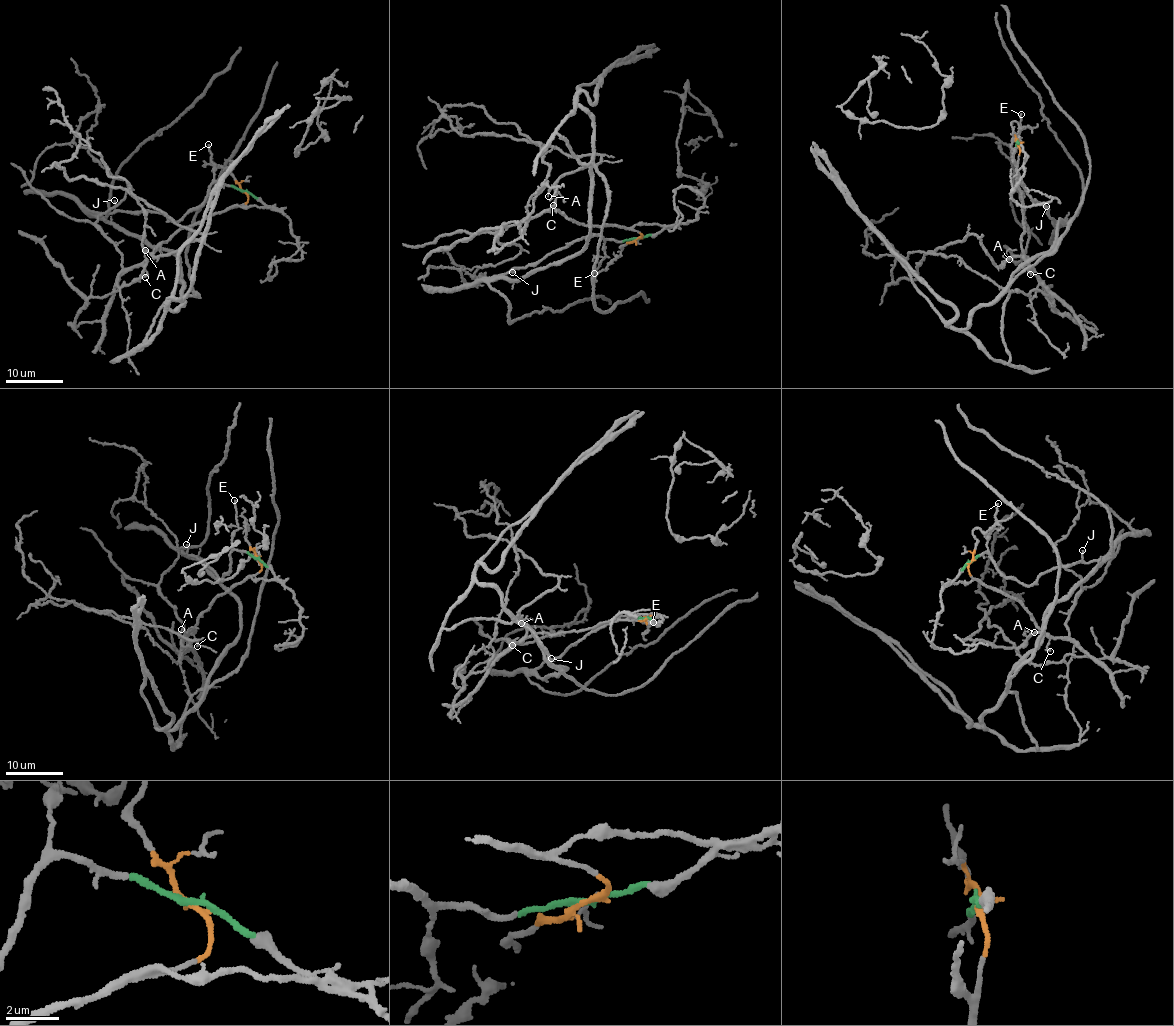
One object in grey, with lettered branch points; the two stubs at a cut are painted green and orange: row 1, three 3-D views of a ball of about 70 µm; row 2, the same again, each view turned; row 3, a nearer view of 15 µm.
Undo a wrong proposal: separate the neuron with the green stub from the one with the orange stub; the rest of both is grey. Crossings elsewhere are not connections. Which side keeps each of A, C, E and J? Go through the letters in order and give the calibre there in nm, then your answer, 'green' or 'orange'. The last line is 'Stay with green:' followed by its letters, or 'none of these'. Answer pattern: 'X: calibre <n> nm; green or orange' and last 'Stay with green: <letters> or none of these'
A: calibre 100 nm; orange
C: calibre 160 nm; orange
E: calibre 140 nm; green
J: calibre 120 nm; green
Stay with green: E, J

